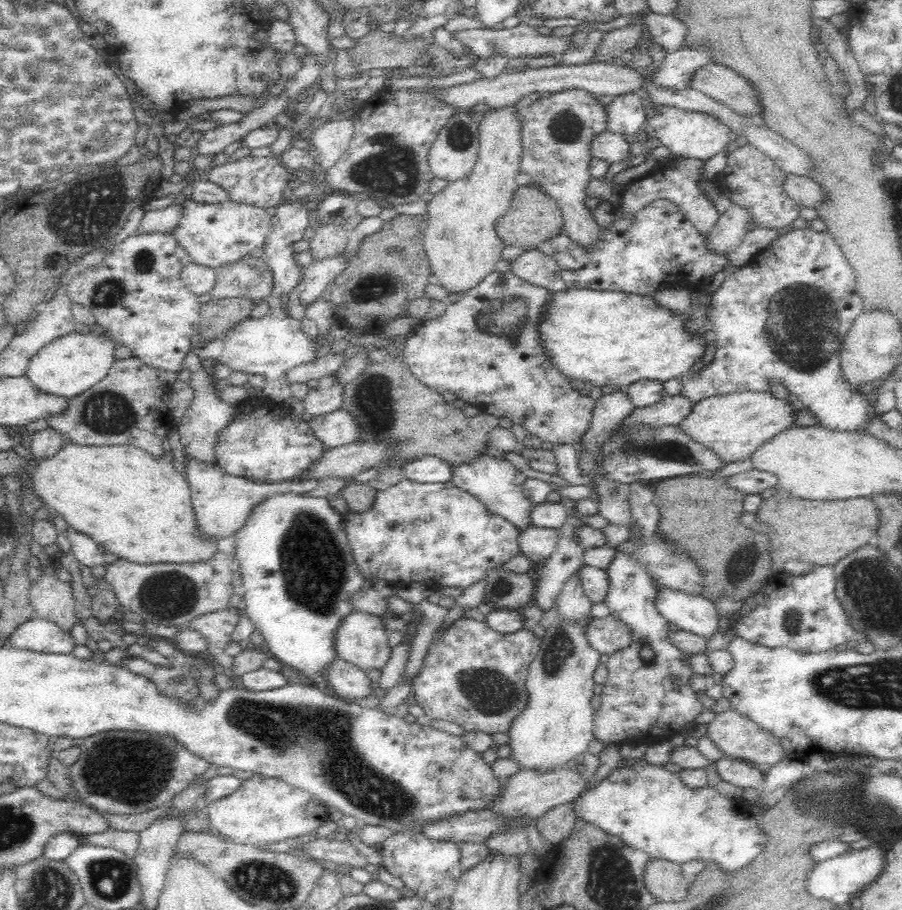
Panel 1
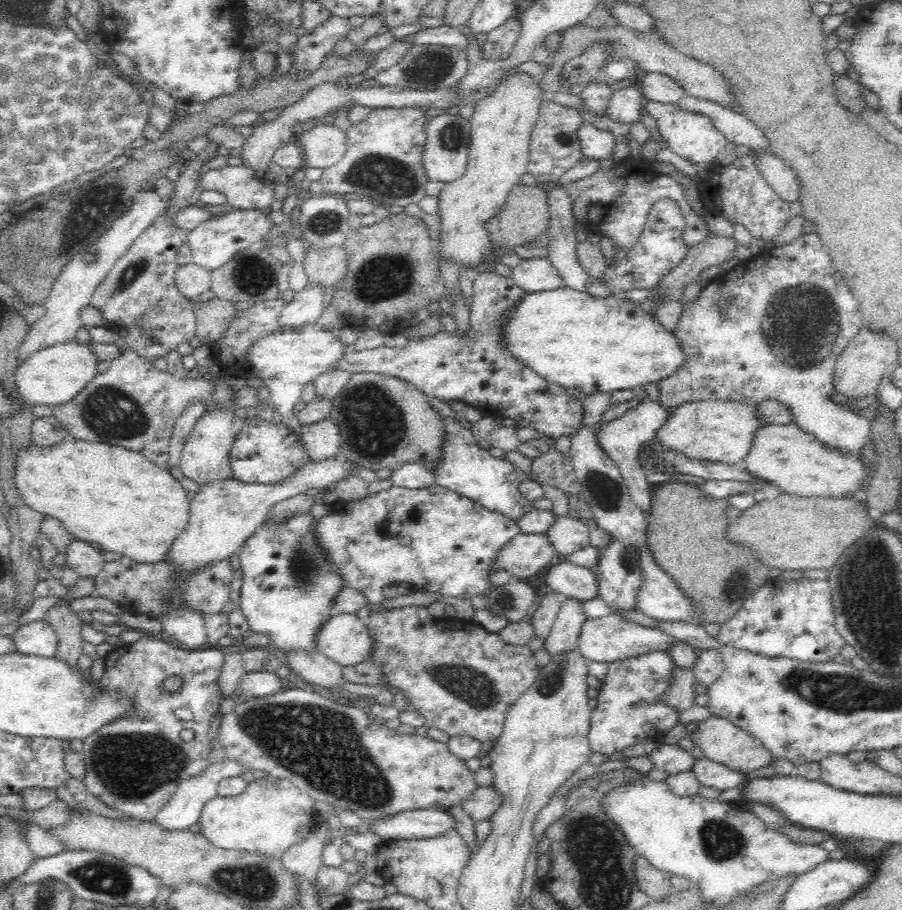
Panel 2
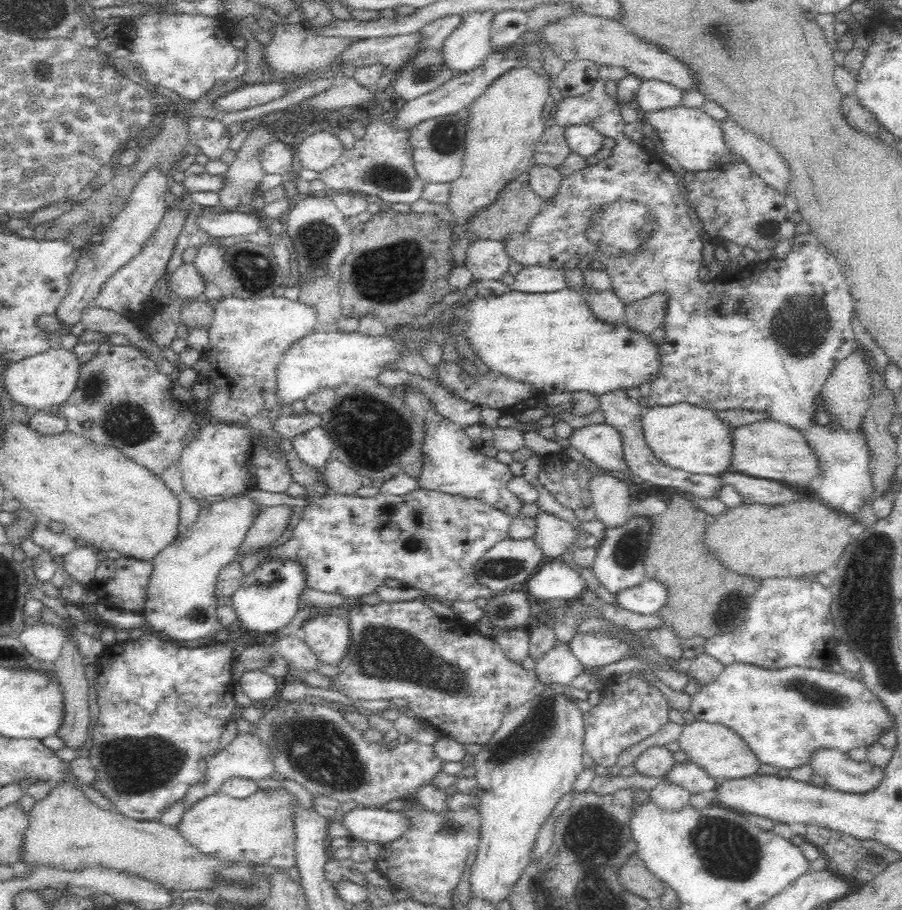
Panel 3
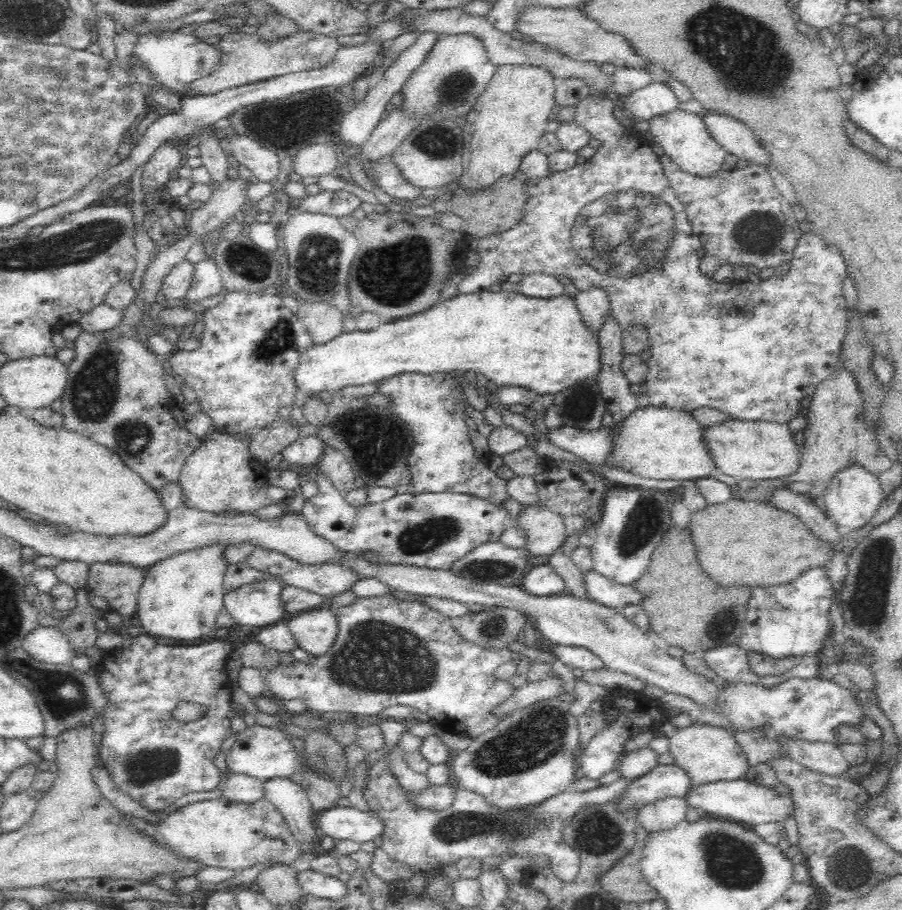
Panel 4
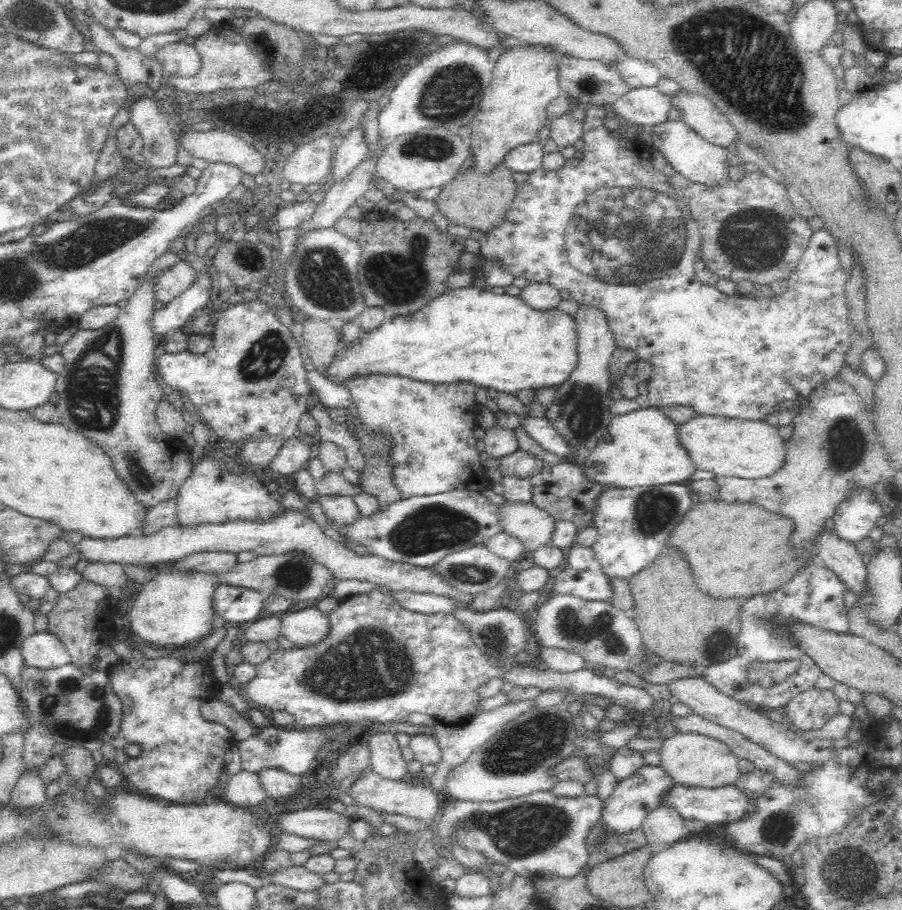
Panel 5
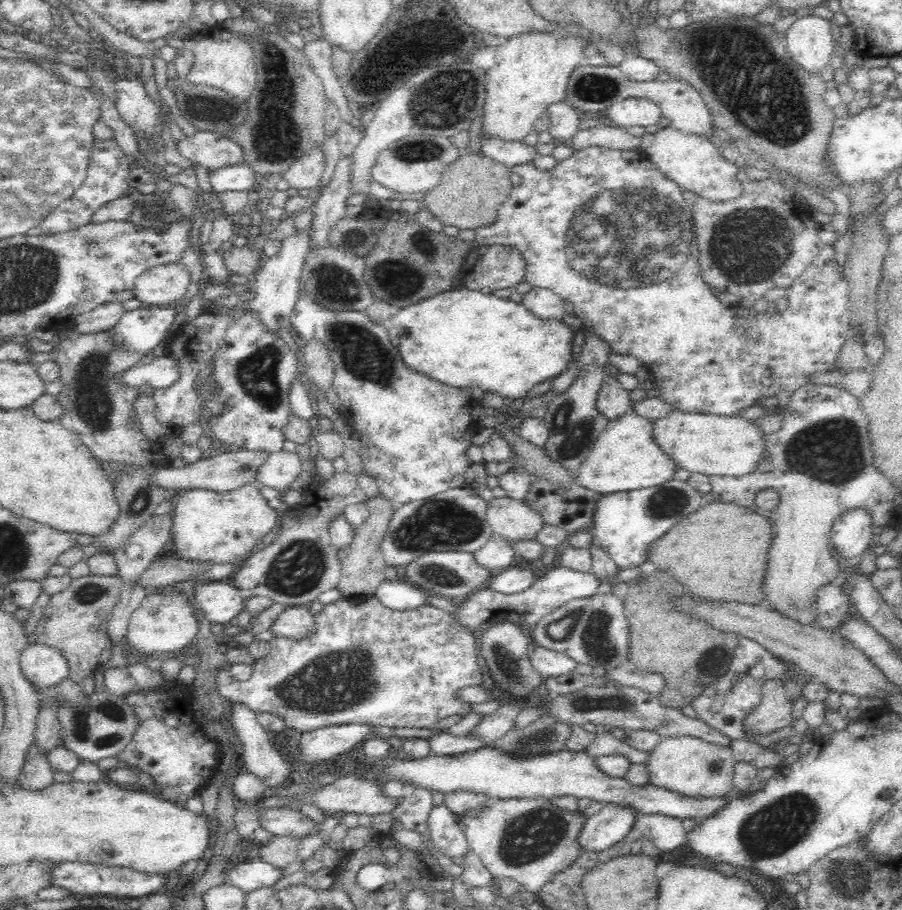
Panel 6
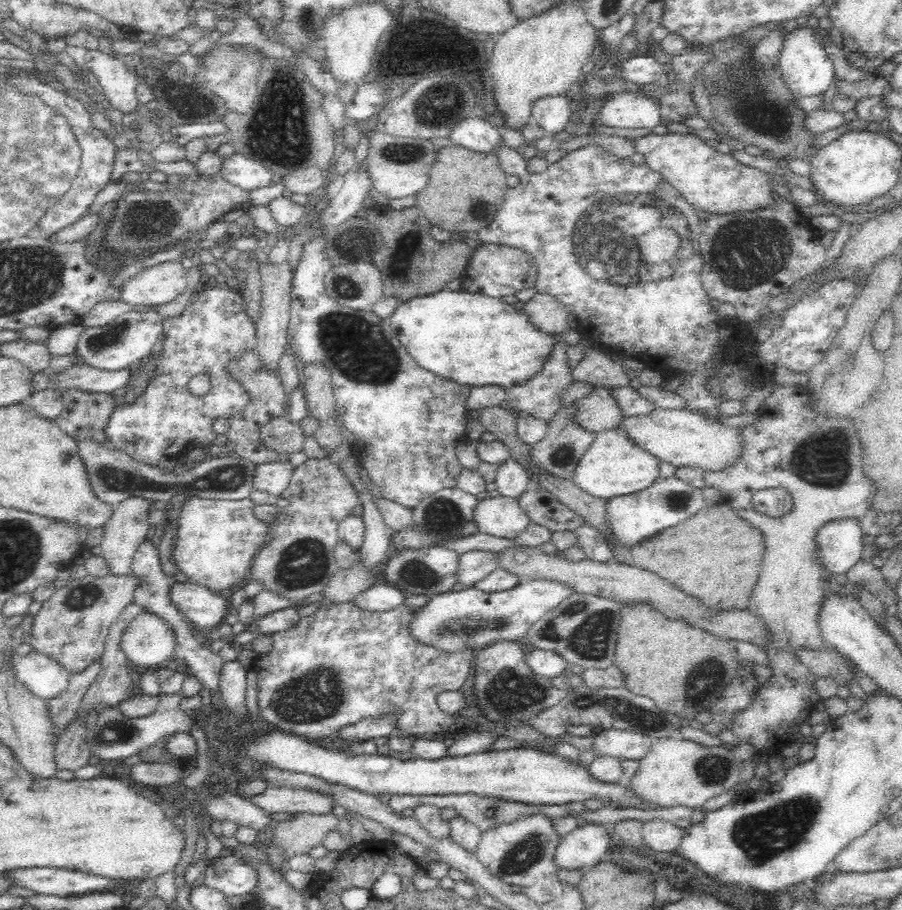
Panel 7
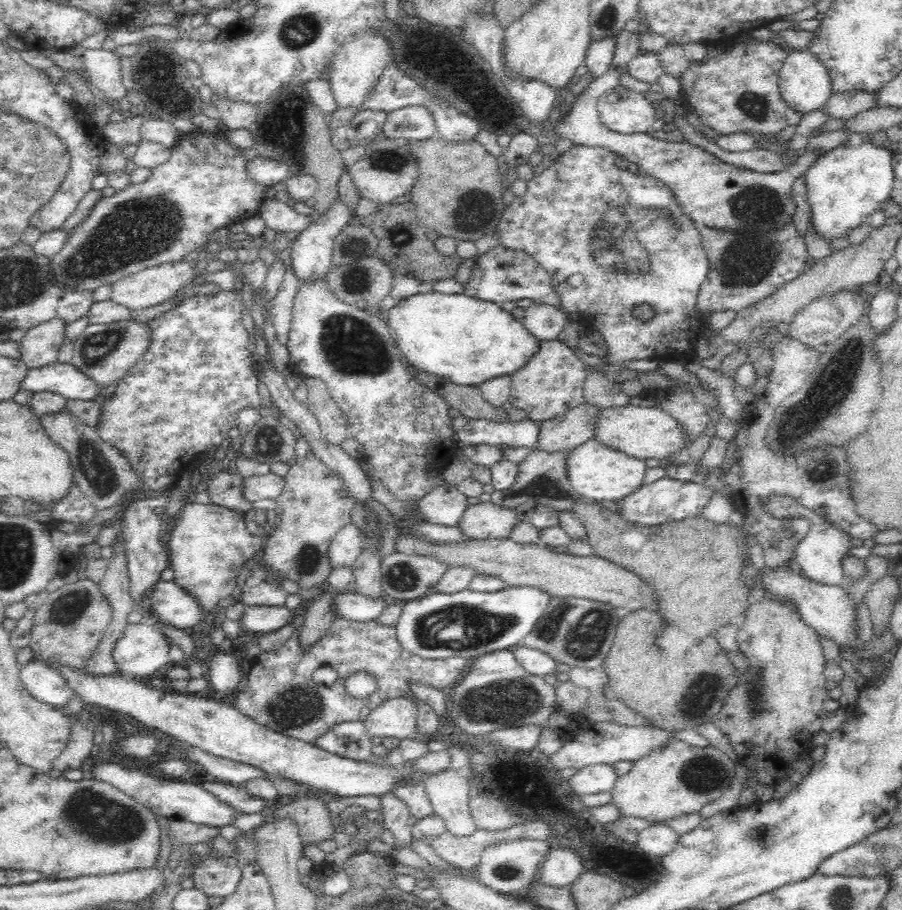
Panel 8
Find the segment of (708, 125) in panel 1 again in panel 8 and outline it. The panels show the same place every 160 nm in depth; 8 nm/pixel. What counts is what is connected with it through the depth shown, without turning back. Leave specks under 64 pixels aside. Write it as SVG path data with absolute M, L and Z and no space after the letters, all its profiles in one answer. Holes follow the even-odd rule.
M614 64L600 76L595 78L580 94L577 96L576 102L572 104L569 110L570 114L560 120L554 128L554 133L562 139L572 141L574 144L589 144L598 145L613 153L620 153L628 159L630 163L636 164L640 170L646 174L656 177L674 192L678 205L684 210L686 215L692 217L694 222L702 222L710 227L729 228L729 229L748 229L748 231L755 231L756 229L767 229L770 225L781 225L792 221L792 216L795 213L796 202L793 199L792 186L794 180L798 178L803 172L821 155L824 148L805 148L796 157L793 163L788 164L781 170L765 172L756 172L748 168L742 168L728 164L720 160L716 155L706 151L706 149L694 145L690 142L666 142L666 140L658 140L654 138L649 132L621 134L620 132L608 131L597 117L597 102L598 98L602 96L606 90L620 85L620 76L626 74L627 68L617 68Z

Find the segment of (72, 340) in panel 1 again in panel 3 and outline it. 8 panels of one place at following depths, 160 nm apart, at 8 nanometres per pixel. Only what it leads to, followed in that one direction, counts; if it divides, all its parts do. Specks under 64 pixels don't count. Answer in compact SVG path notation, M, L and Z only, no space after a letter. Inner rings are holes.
M52 344L48 350L10 363L4 372L4 385L6 385L6 390L12 399L29 408L31 412L48 411L50 407L60 406L72 396L80 378L82 364L83 362L72 349L66 350L66 348Z

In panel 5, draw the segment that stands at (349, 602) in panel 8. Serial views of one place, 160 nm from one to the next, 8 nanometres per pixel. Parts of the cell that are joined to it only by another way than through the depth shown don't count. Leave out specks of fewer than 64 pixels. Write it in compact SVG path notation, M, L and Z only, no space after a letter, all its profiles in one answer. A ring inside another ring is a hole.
M392 592L392 597L407 610L418 612L419 614L444 613L453 614L459 607L455 601L441 595Z

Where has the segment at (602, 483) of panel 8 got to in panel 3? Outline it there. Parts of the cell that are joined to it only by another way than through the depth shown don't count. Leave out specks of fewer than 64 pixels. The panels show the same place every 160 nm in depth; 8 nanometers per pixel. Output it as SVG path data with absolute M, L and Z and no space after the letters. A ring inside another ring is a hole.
M683 402L670 407L648 407L642 416L646 443L660 462L686 472L718 475L732 464L736 427L713 408Z

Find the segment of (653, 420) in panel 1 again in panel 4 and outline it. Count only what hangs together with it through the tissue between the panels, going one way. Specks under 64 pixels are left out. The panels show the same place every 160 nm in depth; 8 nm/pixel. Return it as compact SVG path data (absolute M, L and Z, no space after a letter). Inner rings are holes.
M563 424L558 430L549 430L547 439L590 465L609 463L614 448L614 431L610 426L577 429Z

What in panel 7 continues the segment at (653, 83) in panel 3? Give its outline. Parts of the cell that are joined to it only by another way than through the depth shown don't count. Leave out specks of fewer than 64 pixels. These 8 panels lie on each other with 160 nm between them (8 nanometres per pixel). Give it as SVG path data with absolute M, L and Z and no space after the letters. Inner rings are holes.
M634 93L617 95L599 110L600 124L619 129L653 129L661 124L661 110L650 98Z

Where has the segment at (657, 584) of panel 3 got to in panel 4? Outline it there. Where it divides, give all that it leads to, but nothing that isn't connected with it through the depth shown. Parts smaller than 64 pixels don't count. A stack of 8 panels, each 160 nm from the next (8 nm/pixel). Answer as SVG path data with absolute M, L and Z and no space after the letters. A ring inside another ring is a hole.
M594 570L585 573L586 588L591 600L614 610L629 605L640 605L647 600L647 595L639 592L633 585L622 585L610 581Z

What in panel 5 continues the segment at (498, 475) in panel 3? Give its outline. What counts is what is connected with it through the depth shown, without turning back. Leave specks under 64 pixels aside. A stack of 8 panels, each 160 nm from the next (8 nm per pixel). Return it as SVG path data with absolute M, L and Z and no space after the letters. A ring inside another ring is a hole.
M358 376L343 384L350 389L364 427L374 432L390 431L394 439L392 471L402 498L460 489L484 494L484 490L497 489L486 476L488 465L480 462L473 434L475 411L480 406L475 399L476 384L429 383L405 376Z

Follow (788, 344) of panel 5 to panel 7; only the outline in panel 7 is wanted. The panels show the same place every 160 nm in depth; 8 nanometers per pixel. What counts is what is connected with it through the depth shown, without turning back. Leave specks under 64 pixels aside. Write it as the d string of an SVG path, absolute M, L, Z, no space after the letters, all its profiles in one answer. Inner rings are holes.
M506 146L502 150L498 150L496 154L498 154L500 159L502 170L506 174L511 173L518 176L519 184L516 188L509 188L505 193L504 201L499 206L498 211L496 211L494 220L488 226L477 230L480 242L512 246L530 253L537 268L534 284L536 292L555 296L569 313L574 312L580 322L580 332L582 335L597 336L598 341L608 345L608 348L620 350L621 353L626 353L628 356L635 356L644 362L645 366L653 368L667 378L682 378L684 382L680 380L680 386L677 386L675 393L684 401L688 409L700 412L700 414L721 418L720 404L724 400L728 400L726 390L722 387L719 393L714 393L712 387L710 387L710 380L714 380L718 374L721 374L722 377L732 376L732 378L738 380L738 384L755 386L755 388L768 388L772 385L772 376L774 376L776 368L786 367L792 370L792 372L808 372L812 367L818 365L826 352L830 350L832 344L835 343L836 336L840 333L840 328L844 326L848 311L858 295L857 287L850 278L827 282L820 286L818 290L804 294L799 300L788 305L783 319L779 322L779 327L774 327L772 334L764 342L760 342L760 340L755 340L752 337L752 332L748 329L745 321L738 318L726 319L721 317L720 313L716 312L714 306L710 304L711 298L708 296L706 289L704 289L700 278L703 262L697 249L697 237L700 236L701 231L698 209L689 204L675 186L666 182L659 172L650 169L647 164L636 166L636 164L632 164L629 158L617 158L614 154L600 148L600 146L584 146L584 148L568 152L564 157L549 164L544 172L539 173L528 171L528 161L524 160L524 157L518 153L516 147L510 148Z

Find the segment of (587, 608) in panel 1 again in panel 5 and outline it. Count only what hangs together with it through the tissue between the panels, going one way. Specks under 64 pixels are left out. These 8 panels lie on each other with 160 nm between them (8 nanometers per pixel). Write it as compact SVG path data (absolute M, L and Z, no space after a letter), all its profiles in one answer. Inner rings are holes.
M534 699L508 700L506 704L502 704L498 706L498 708L494 708L494 710L480 712L468 720L463 721L461 724L445 725L442 722L438 722L438 724L433 727L433 736L435 736L438 741L438 746L441 750L441 759L437 762L436 766L432 766L429 770L430 778L428 779L428 784L432 787L432 791L441 796L445 796L446 775L453 768L462 764L476 748L482 746L491 736L494 736L501 728L504 728L507 722L518 718L518 716L524 714L527 710L534 708L534 706L536 706Z

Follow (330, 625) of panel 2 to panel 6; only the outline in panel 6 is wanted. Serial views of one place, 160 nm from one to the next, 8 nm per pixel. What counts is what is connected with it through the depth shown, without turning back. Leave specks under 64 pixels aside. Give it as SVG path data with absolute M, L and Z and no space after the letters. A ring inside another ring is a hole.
M308 606L286 607L279 618L270 626L274 636L284 636L296 641L316 632L316 619Z

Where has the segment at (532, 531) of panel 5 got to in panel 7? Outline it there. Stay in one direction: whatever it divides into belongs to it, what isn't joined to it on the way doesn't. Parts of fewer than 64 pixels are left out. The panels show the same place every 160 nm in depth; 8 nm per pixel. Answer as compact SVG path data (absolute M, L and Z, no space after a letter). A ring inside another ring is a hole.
M502 495L479 500L475 508L475 521L482 533L514 540L533 523L519 507L517 499Z

